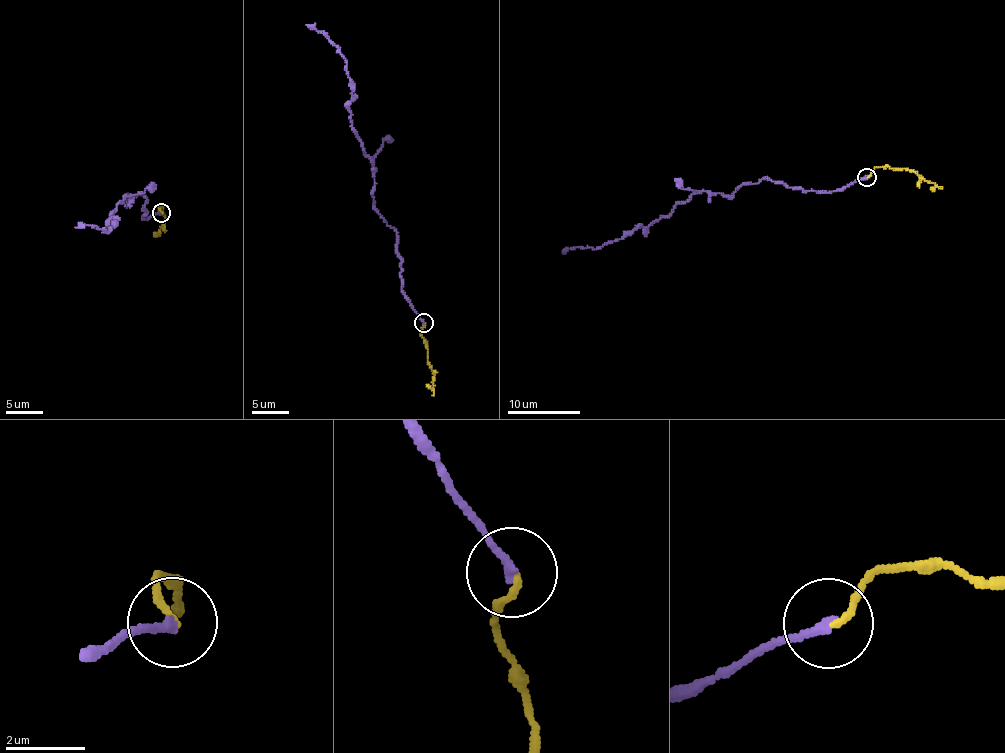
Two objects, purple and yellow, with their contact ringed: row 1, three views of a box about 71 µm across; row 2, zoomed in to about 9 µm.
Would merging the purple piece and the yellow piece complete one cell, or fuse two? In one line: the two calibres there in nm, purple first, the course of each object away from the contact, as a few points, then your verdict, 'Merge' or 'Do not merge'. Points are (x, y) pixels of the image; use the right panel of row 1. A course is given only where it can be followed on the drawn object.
Thickness 200 nm (purple) against 160 nm. Course of purple: (867, 177), (831, 193), (767, 178), (730, 195), (701, 191), (618, 241), (563, 254). Course of yellow: (867, 177), (876, 167), (907, 168), (942, 189). Merge

